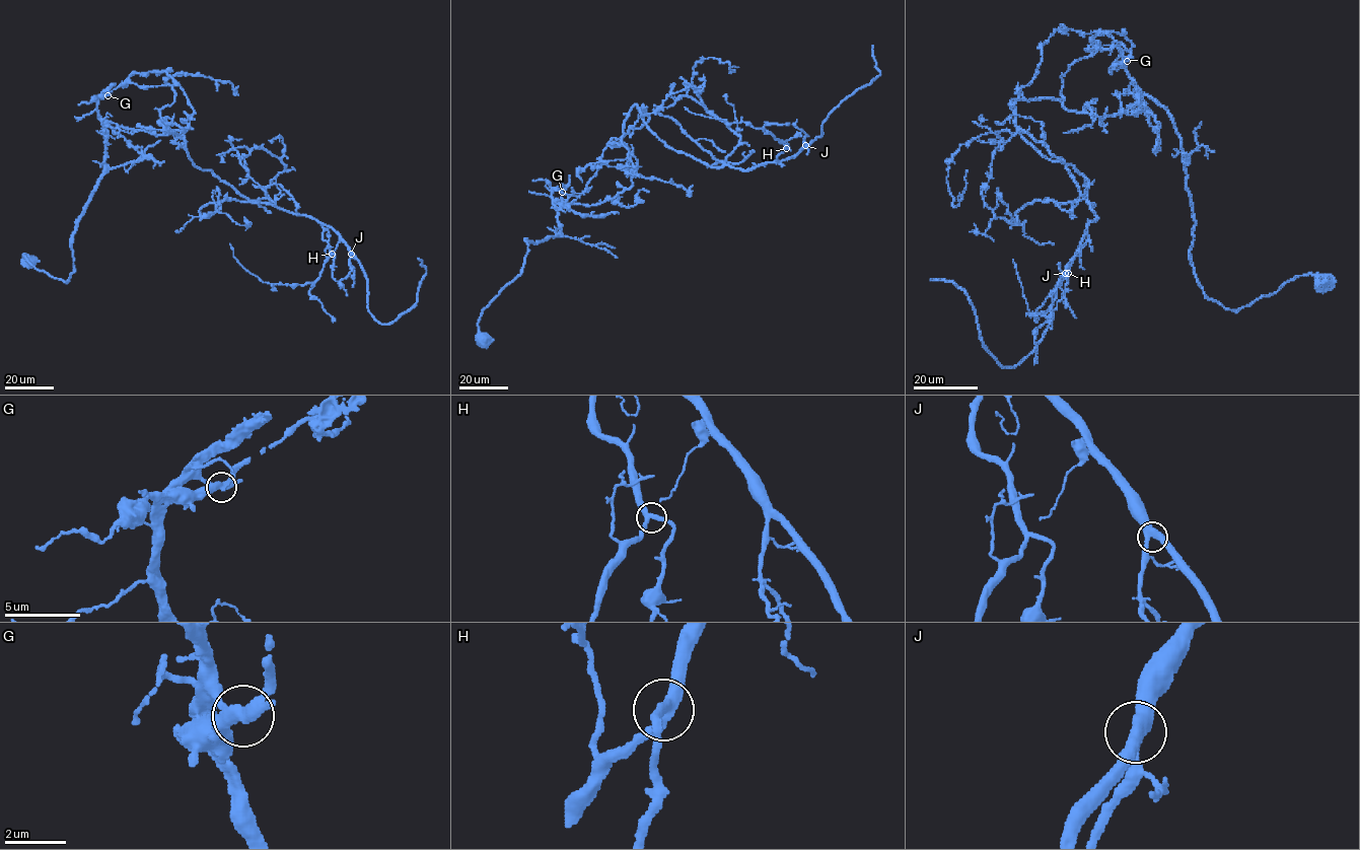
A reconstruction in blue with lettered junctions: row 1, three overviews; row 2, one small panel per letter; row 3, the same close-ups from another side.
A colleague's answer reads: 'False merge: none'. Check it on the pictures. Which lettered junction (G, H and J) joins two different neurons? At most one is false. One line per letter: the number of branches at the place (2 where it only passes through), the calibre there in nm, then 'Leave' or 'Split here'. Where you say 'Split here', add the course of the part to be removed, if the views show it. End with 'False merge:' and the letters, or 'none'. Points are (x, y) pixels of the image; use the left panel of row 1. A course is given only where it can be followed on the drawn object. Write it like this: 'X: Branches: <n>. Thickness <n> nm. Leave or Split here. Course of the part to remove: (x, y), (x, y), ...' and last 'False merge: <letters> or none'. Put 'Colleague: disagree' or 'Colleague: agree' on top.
Colleague: disagree
G: Branches: 3. Thickness 340 nm. Split here. Course of the part to remove: (108, 95), (97, 104), (103, 175), (79, 216), (74, 271), (64, 282), (32, 261)
H: Branches: 3. Thickness 320 nm. Leave
J: Branches: 3. Thickness 400 nm. Leave
False merge: G

